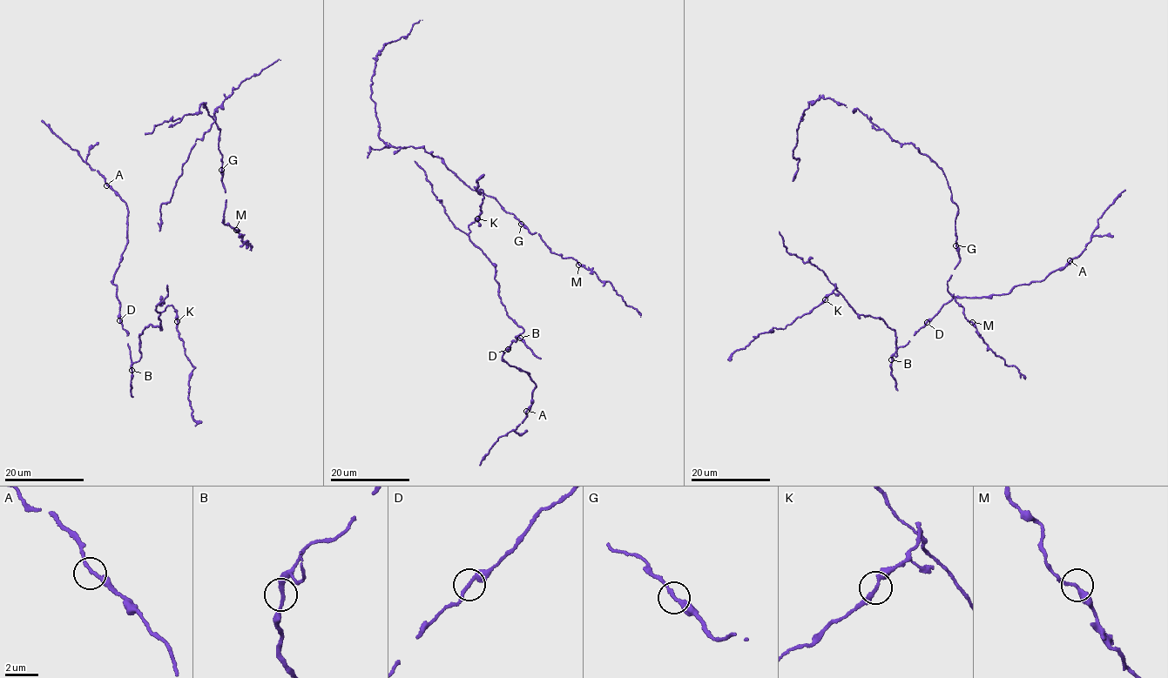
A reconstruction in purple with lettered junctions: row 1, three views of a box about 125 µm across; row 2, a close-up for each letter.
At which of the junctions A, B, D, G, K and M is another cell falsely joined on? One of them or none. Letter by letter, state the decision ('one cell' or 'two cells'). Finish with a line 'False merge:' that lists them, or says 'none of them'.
A: one cell
B: one cell
D: one cell
G: one cell
K: one cell
M: one cell
False merge: none of them

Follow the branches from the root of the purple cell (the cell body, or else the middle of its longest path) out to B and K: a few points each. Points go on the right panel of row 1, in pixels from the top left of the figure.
B: (779, 231), (786, 251), (823, 271), (853, 311), (878, 317), (894, 331), (897, 356), (891, 359)
K: (779, 231), (786, 251), (817, 267), (835, 287), (836, 285), (825, 299)

